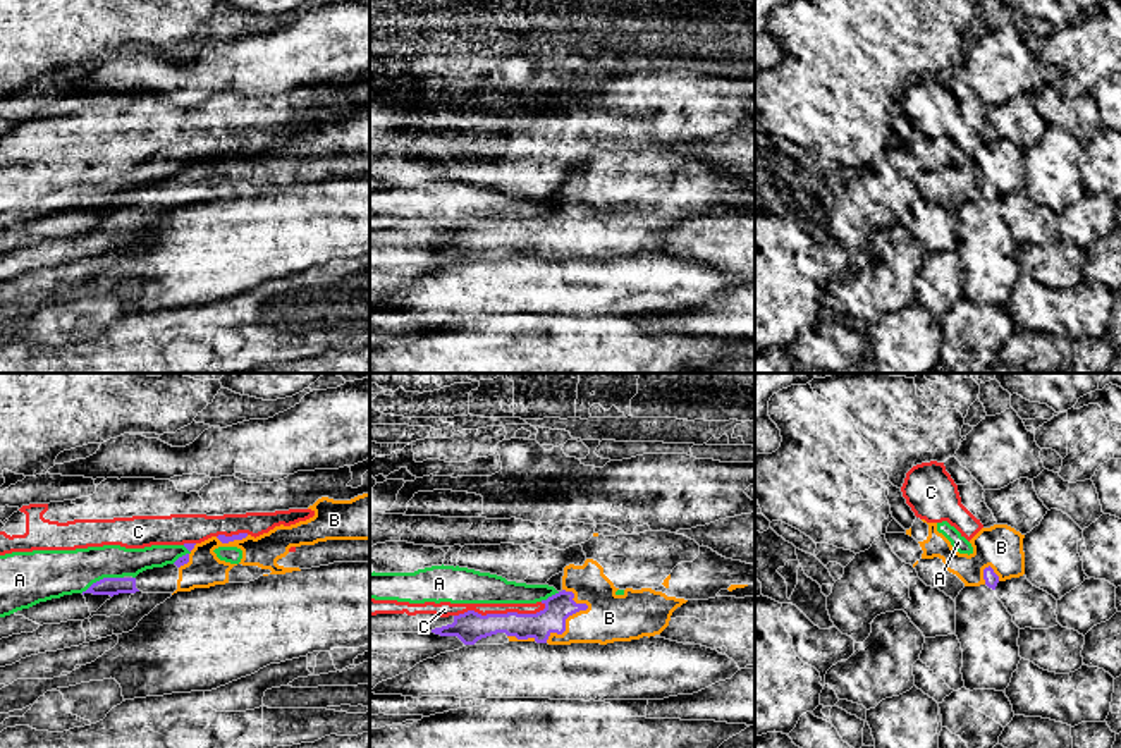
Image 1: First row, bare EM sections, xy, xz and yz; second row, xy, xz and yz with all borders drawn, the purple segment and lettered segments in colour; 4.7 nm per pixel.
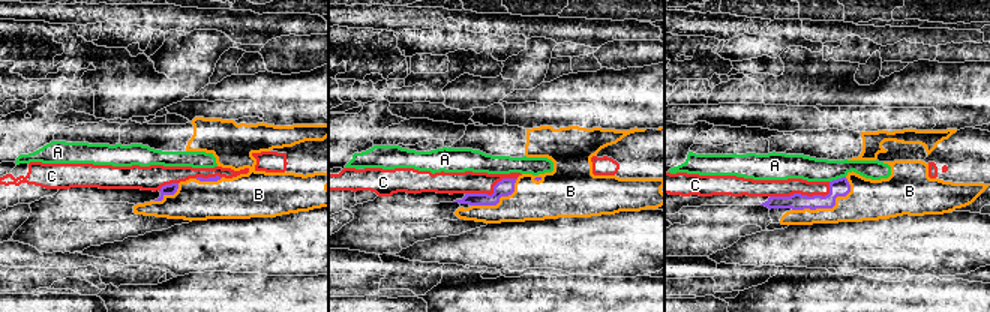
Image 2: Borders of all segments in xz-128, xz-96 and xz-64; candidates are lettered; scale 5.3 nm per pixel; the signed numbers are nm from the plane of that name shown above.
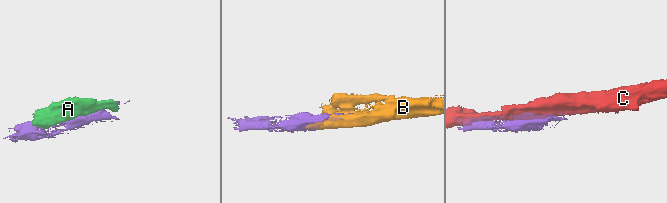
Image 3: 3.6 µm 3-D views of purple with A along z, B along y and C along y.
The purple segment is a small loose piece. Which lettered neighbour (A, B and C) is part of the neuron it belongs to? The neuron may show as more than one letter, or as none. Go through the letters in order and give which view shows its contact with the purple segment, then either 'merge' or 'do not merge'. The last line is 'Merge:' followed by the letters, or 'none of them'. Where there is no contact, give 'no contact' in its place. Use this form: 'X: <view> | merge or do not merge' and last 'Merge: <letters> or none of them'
A: xy | do not merge
B: xz | merge
C: xz | do not merge
Merge: B

